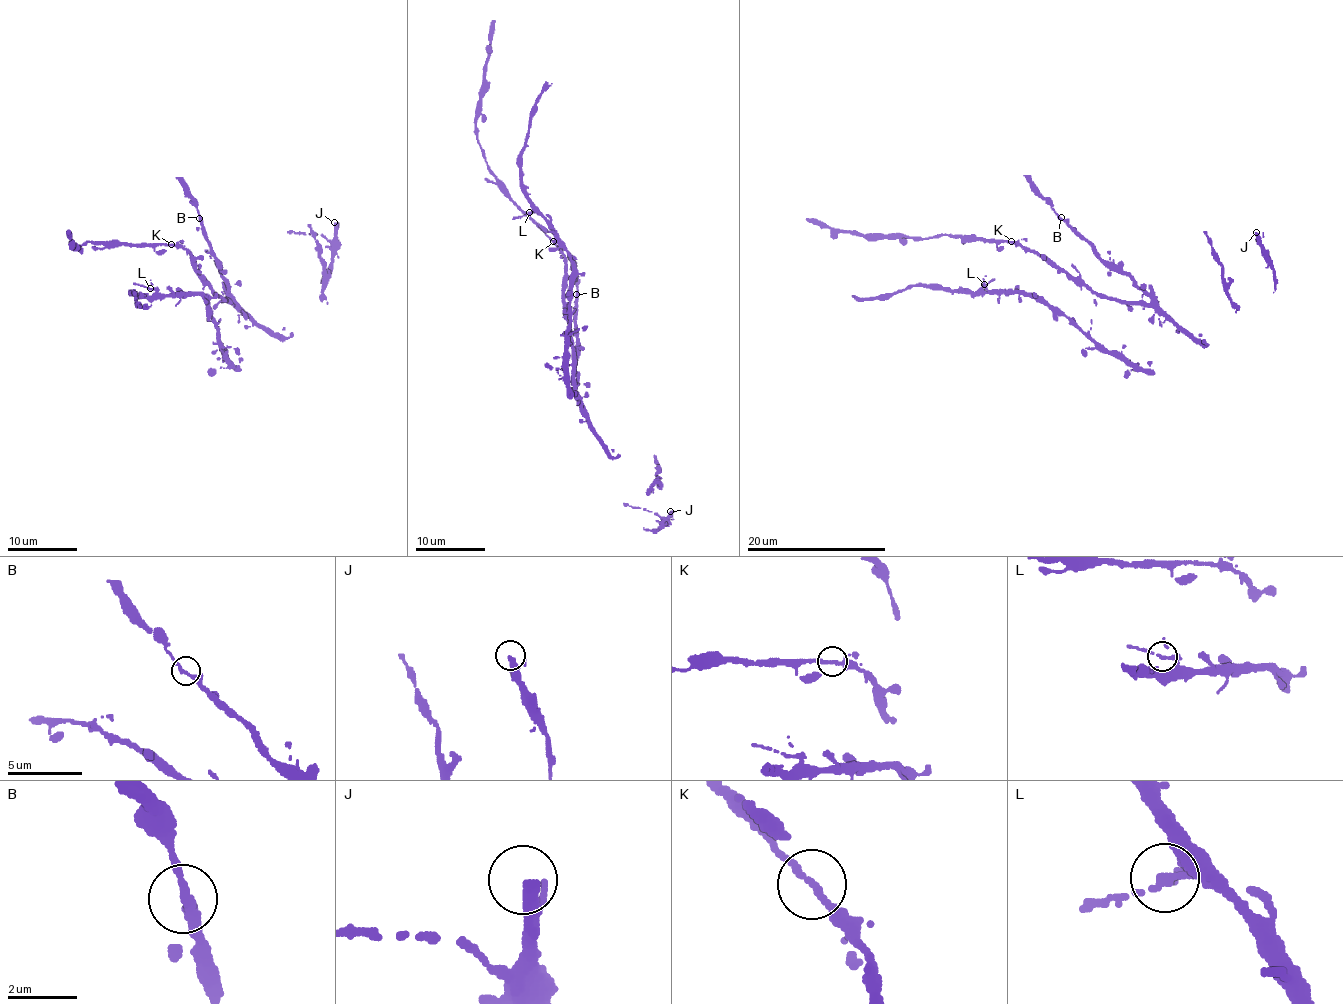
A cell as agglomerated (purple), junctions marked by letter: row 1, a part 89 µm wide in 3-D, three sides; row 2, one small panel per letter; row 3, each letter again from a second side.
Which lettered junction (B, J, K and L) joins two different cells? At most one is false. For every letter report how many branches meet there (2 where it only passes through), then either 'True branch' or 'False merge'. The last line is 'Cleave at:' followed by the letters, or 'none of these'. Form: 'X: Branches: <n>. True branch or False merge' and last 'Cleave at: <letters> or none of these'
B: Branches: 2. True branch
J: Branches: 2. True branch
K: Branches: 2. True branch
L: Branches: 2. True branch
Cleave at: none of these

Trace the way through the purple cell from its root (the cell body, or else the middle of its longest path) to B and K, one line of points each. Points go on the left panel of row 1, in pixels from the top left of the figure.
B: (211, 288), (219, 296), (229, 301), (226, 280), (199, 218)
K: (211, 288), (195, 270), (190, 253), (183, 247), (170, 244)

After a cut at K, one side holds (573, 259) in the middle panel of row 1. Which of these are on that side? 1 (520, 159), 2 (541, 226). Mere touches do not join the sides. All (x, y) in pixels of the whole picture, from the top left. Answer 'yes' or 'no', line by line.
1: yes
2: no

